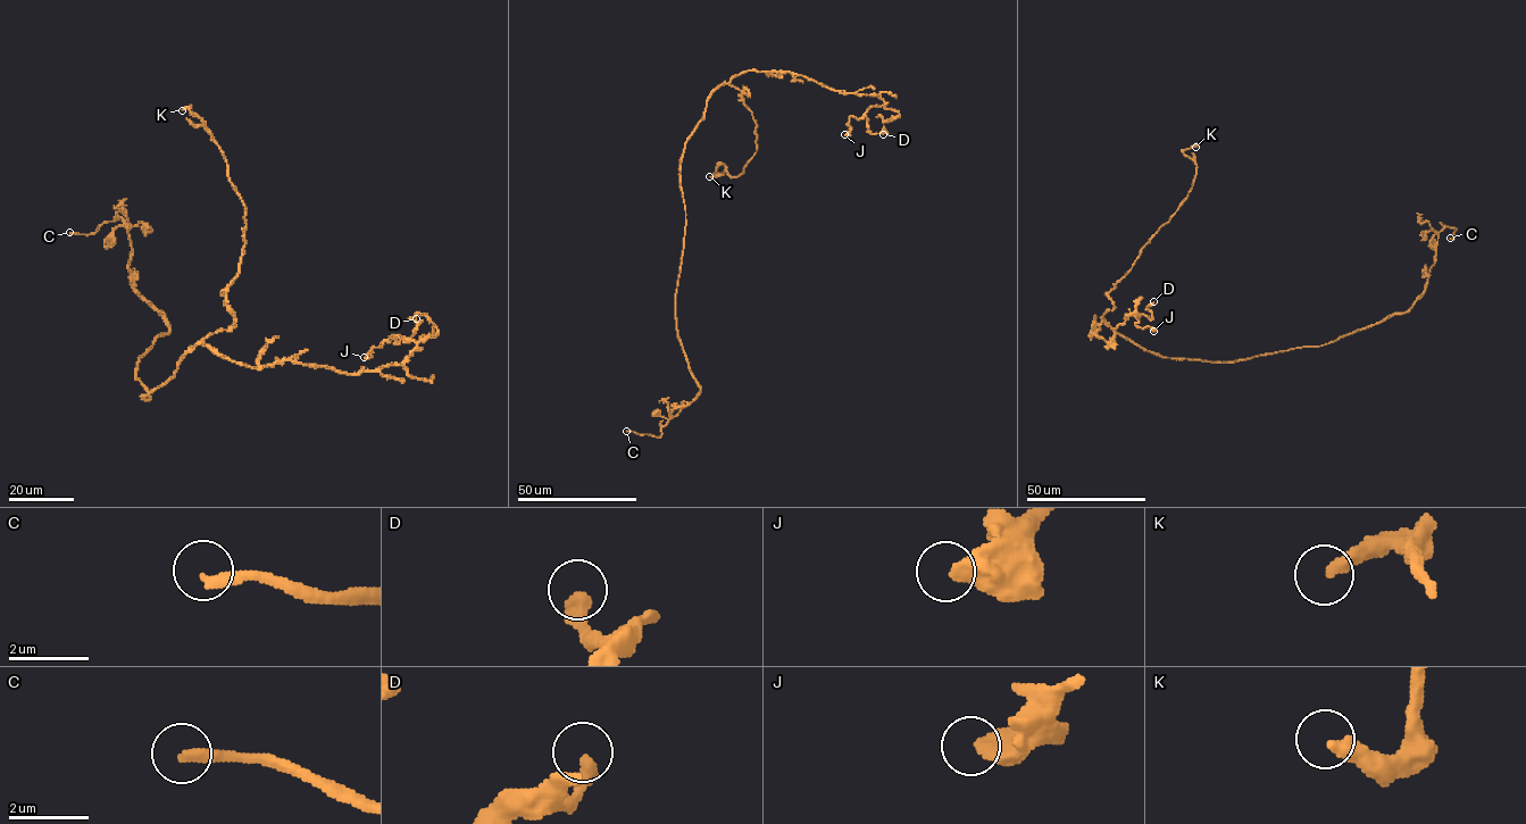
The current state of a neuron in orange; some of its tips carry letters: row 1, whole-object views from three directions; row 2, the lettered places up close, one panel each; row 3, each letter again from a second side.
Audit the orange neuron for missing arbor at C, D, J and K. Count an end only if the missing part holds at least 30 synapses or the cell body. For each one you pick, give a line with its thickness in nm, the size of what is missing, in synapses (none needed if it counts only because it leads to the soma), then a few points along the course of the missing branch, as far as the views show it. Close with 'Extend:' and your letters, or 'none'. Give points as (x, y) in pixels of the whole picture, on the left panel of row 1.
C: 280 nm thick; missing branch runs (69, 232), (47, 224), (33, 231), (26, 246), (26, 260), (34, 271)
Extend: C

